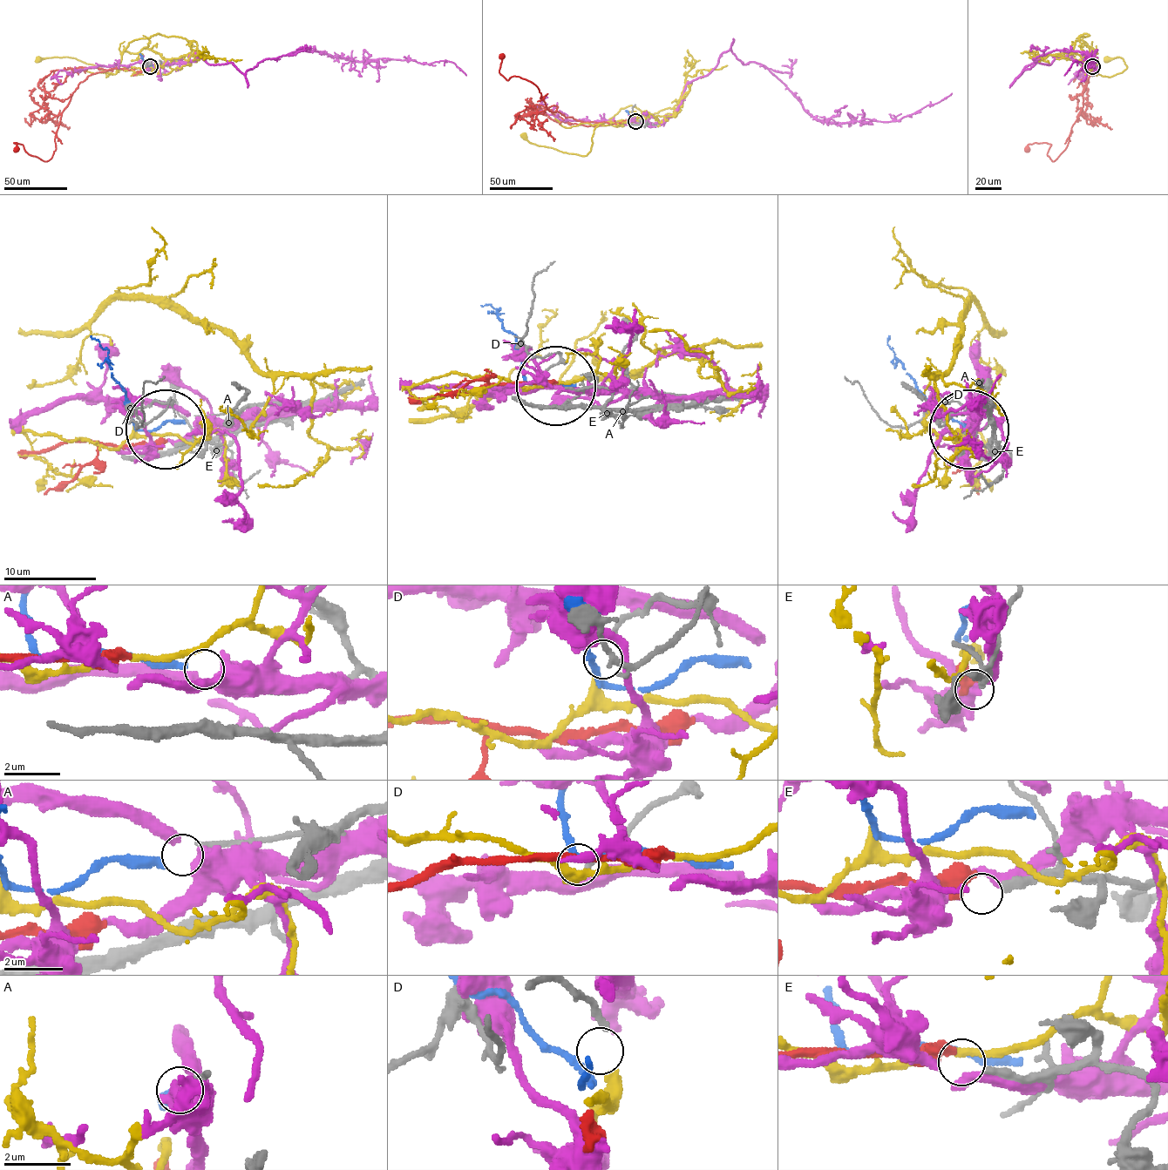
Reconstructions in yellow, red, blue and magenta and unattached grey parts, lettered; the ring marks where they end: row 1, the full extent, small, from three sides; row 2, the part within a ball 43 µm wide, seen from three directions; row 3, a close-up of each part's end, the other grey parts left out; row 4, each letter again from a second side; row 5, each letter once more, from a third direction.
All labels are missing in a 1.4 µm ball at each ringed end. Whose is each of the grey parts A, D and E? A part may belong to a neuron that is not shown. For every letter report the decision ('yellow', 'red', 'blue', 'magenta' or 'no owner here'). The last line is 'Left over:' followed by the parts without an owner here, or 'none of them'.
A: blue
D: yellow
E: red
Left over: none of them

